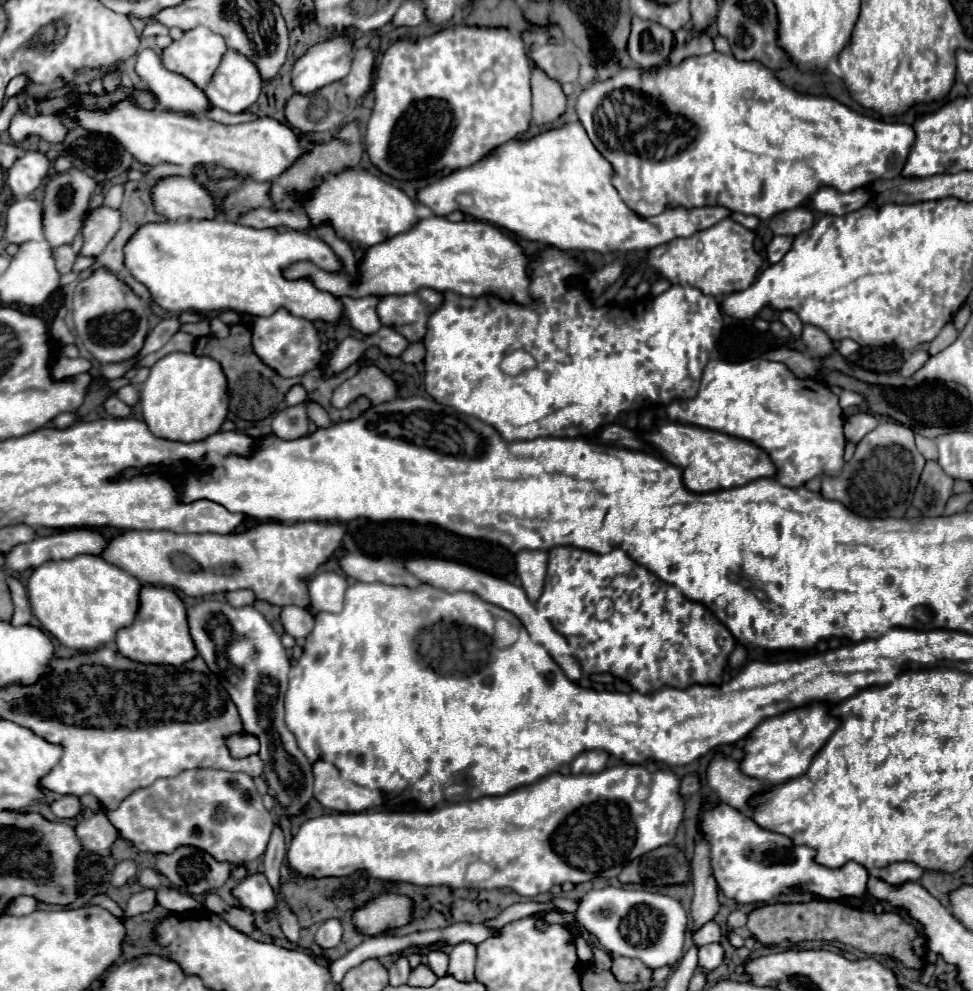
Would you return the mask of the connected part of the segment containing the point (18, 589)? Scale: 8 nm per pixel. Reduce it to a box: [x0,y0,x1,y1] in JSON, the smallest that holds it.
[8,578,32,626]

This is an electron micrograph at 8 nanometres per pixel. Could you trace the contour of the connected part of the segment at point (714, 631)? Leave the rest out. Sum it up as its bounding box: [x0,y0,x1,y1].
[536,546,736,692]

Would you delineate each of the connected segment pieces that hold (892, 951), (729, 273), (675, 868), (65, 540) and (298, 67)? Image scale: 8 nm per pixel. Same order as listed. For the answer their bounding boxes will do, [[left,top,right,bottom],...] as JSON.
[[746,900,926,970],[648,218,764,296],[618,846,690,886],[6,530,110,572],[292,34,354,94]]

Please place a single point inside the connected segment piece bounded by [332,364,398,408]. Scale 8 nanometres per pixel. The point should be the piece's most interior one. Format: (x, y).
(370, 382)

